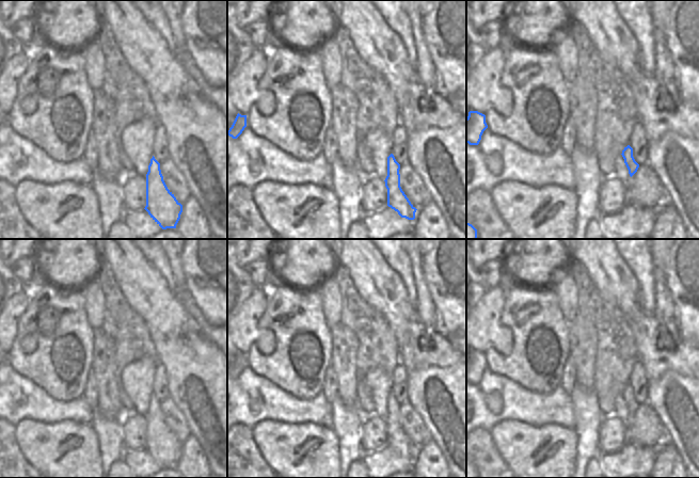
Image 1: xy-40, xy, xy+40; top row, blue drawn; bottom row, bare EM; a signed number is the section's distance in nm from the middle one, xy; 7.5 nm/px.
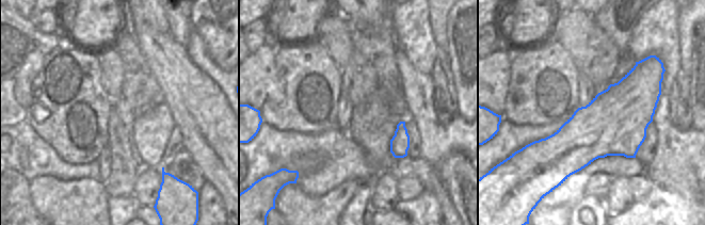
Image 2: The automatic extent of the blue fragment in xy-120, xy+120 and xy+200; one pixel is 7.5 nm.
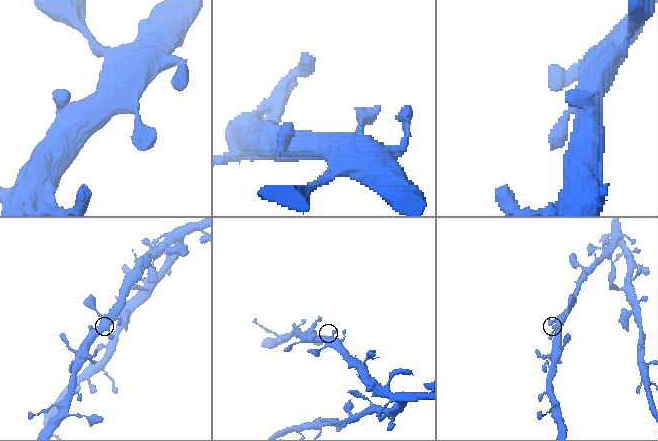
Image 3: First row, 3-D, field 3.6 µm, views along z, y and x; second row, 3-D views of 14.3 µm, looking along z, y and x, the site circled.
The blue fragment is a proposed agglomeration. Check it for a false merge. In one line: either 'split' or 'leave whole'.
leave whole

